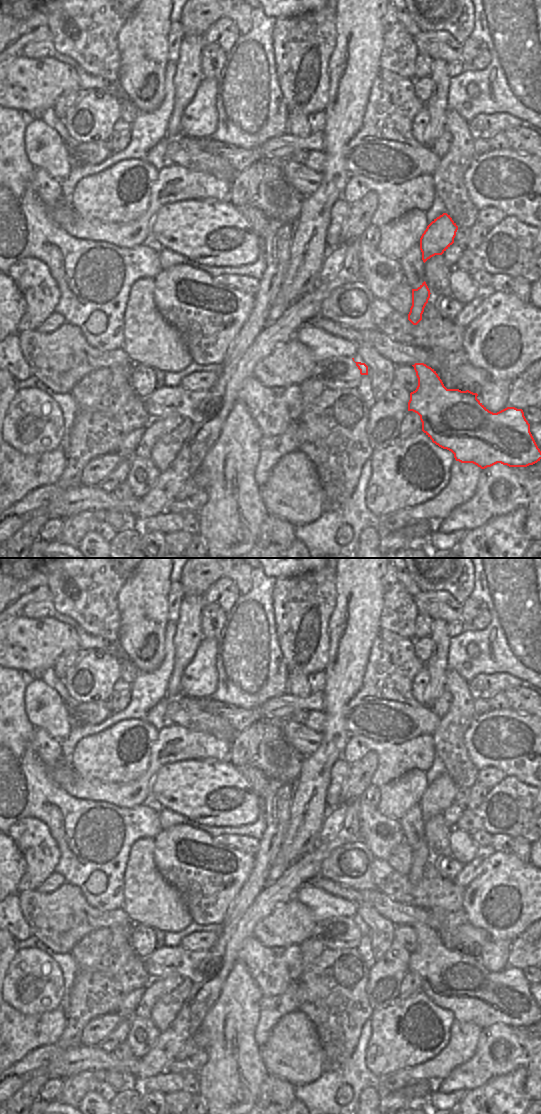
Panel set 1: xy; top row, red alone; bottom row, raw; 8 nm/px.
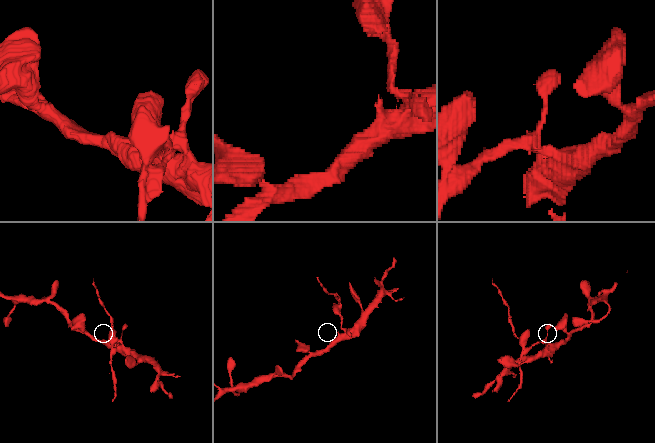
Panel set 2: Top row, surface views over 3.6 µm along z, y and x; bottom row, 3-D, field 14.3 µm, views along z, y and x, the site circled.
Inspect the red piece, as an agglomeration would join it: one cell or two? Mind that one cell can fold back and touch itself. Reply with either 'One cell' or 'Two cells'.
Two cells.

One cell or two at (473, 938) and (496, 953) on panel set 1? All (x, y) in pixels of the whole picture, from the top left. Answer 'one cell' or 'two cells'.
one cell

